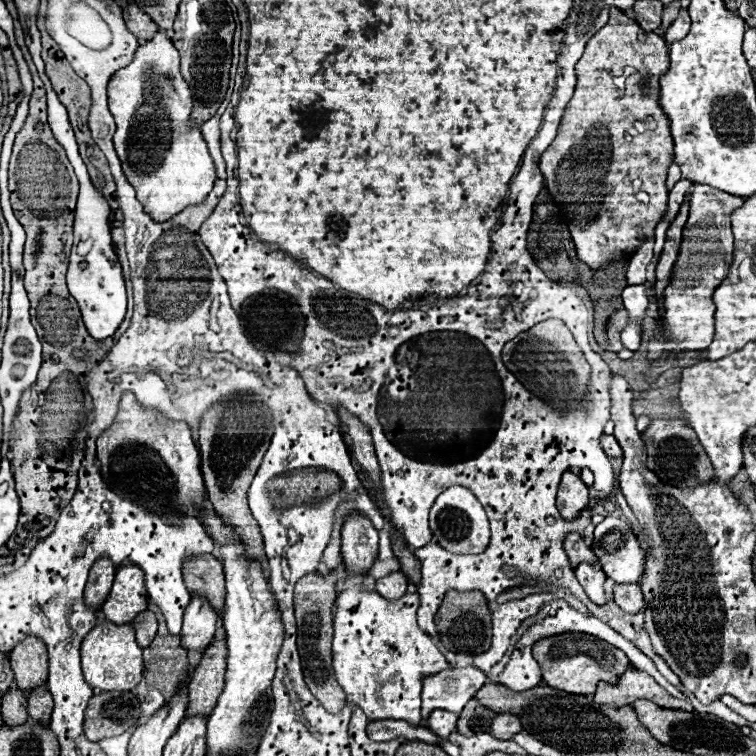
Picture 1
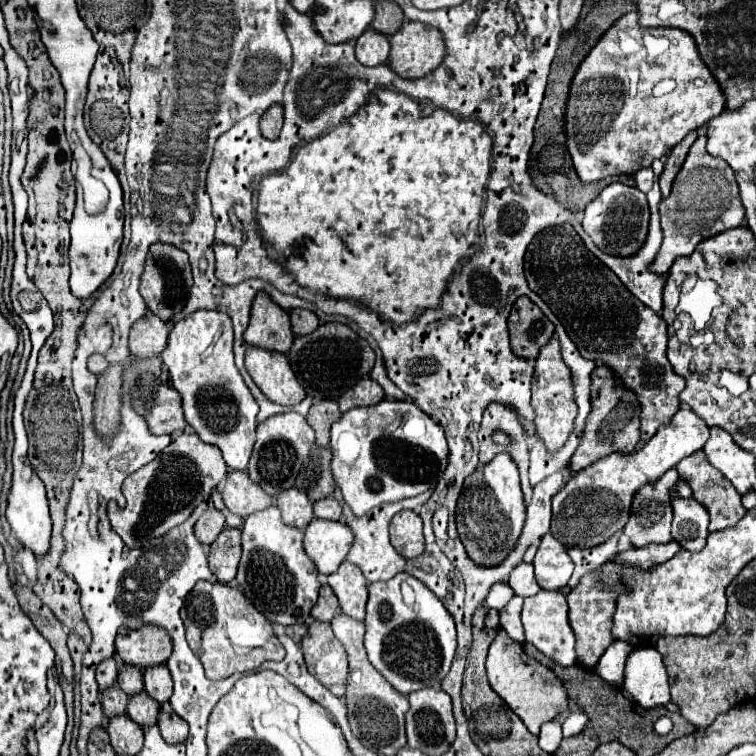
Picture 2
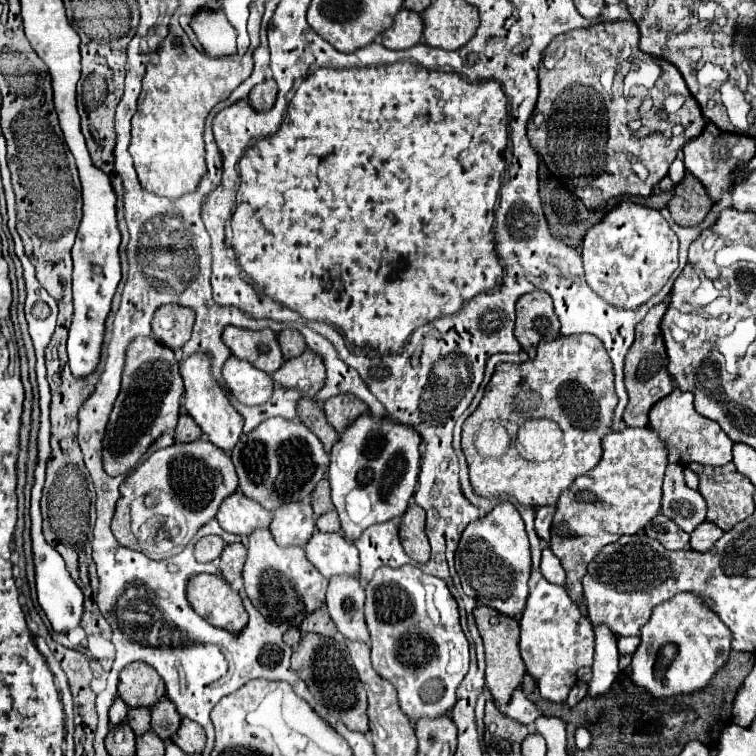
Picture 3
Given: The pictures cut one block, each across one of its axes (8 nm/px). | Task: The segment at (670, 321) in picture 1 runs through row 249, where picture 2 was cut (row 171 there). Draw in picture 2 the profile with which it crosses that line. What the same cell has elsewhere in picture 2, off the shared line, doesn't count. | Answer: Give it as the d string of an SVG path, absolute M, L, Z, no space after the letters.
M700 134L692 144L682 170L678 172L672 194L660 204L660 224L664 230L664 242L656 262L652 262L652 272L666 276L672 262L678 256L688 256L694 252L700 240L710 238L718 232L736 228L744 224L744 206L740 202L738 184L732 168L722 158L714 158L706 152L706 136Z

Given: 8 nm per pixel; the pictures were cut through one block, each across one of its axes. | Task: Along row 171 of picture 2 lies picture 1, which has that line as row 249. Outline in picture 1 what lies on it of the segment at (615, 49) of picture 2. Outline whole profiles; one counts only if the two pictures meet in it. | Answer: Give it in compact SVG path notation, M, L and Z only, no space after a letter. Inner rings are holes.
M612 8L608 24L588 40L582 58L576 62L578 84L574 96L564 110L554 142L540 158L540 172L544 174L552 200L560 206L560 214L564 214L564 220L568 222L576 254L592 270L602 270L614 260L634 254L650 236L654 236L654 228L666 216L666 174L674 150L668 116L660 106L660 74L664 74L664 70L668 70L668 46L664 38L640 30L640 26L622 10ZM638 122L646 126L644 132L636 130ZM626 134L630 136L628 142ZM626 144L628 148L624 148ZM640 192L646 196L638 196Z

